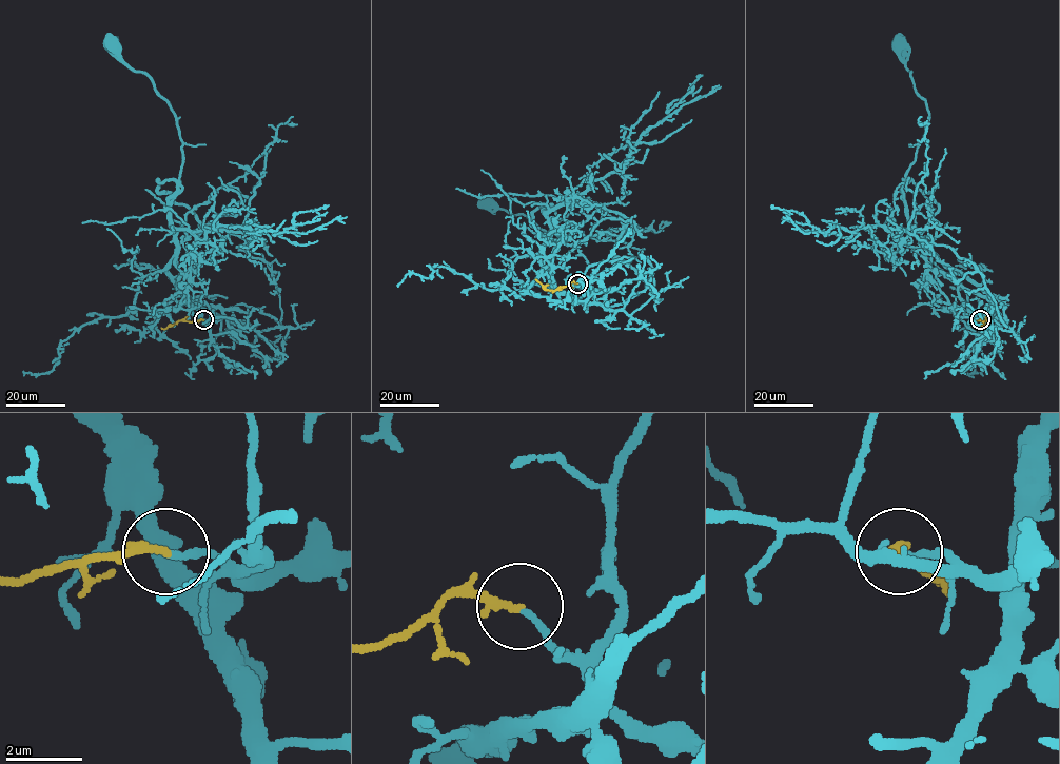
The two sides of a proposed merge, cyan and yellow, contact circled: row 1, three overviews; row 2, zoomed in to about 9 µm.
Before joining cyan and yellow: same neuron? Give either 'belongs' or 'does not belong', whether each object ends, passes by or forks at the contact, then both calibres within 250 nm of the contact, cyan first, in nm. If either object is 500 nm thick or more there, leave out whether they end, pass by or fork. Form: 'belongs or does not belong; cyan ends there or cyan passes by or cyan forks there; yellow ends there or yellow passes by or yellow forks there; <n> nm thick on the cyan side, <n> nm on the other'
belongs; cyan ends there; yellow ends there; 160 nm thick on the cyan side, 240 nm on the other

